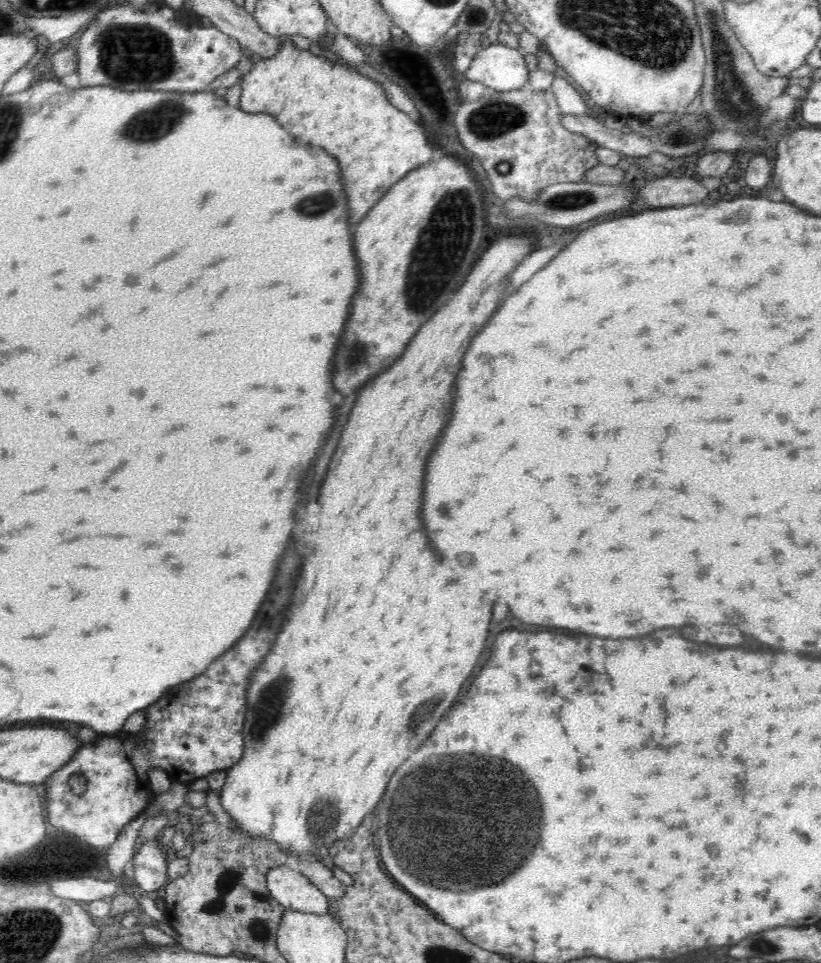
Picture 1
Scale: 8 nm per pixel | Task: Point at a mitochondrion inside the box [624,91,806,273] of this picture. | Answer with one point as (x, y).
(682, 136)

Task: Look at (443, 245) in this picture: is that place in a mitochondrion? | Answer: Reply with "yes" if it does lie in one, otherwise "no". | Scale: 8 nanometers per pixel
yes

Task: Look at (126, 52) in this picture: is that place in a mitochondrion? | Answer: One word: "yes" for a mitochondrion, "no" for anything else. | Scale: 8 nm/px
yes

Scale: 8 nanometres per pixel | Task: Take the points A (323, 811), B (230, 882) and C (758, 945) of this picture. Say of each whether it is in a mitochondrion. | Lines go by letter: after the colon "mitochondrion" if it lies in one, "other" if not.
A: mitochondrion
B: mitochondrion
C: mitochondrion

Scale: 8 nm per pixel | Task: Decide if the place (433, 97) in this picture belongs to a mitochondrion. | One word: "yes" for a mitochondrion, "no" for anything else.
no

